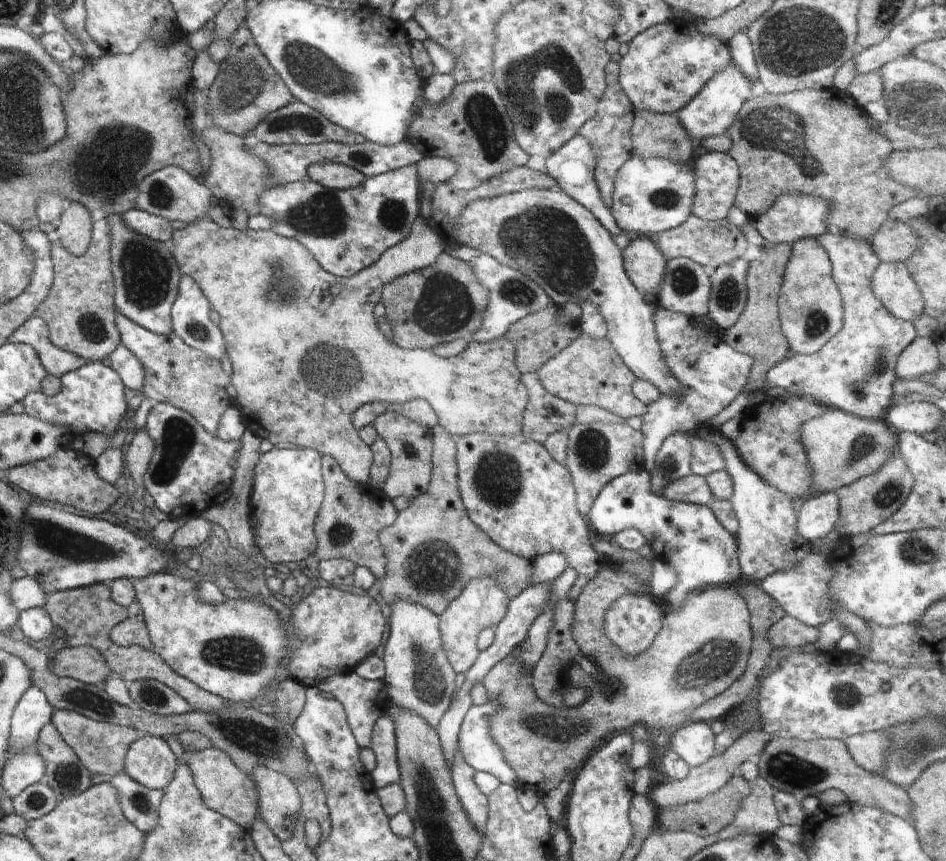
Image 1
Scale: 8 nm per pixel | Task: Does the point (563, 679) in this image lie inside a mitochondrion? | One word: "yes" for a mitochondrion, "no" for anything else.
no

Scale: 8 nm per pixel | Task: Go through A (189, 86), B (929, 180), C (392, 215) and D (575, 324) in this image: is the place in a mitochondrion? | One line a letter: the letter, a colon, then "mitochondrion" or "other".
A: other
B: other
C: mitochondrion
D: other

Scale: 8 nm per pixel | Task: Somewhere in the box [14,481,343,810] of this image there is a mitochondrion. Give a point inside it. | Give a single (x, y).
(76, 547)

